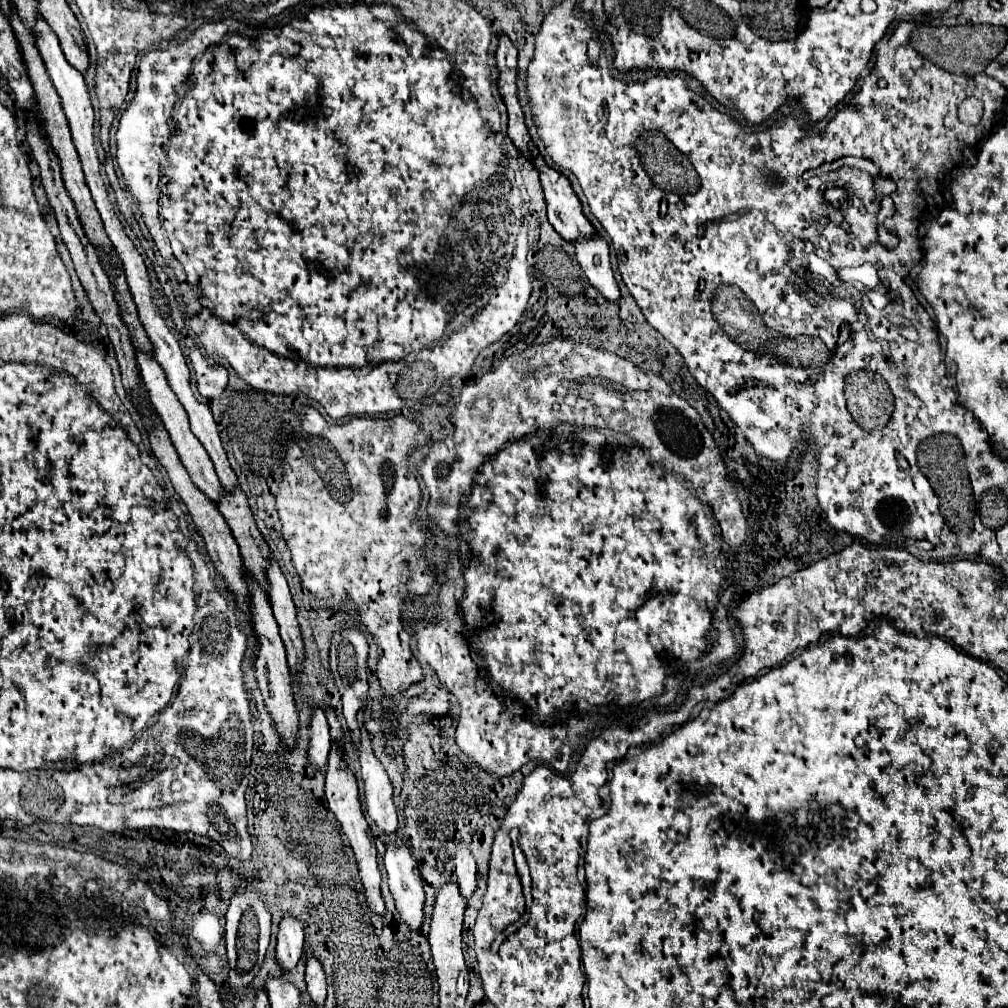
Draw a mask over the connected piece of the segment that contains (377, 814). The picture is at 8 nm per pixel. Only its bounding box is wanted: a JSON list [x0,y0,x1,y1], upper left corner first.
[359,732,397,834]

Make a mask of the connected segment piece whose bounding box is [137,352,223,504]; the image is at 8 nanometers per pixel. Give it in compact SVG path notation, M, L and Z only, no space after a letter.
M137 352L137 362L139 362L139 370L141 370L141 376L143 376L143 382L145 382L147 390L149 390L149 396L151 396L149 400L151 400L155 412L159 414L159 418L163 420L163 426L167 428L169 438L171 438L171 442L173 442L173 446L175 446L175 450L177 450L177 454L179 454L179 460L181 460L181 464L185 466L185 470L189 472L189 476L191 476L191 482L193 482L213 504L219 504L221 494L223 494L223 486L221 486L221 482L219 482L219 478L217 478L217 474L215 474L215 470L213 470L213 462L207 458L207 452L203 450L201 442L195 438L195 434L191 434L187 412L183 410L183 406L179 406L179 400L175 398L175 392L171 390L167 378L165 378L165 374L163 374L163 368L161 368L155 360L147 358L143 352Z

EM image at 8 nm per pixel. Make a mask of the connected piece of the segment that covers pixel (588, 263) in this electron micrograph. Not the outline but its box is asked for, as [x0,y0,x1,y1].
[575,236,619,298]

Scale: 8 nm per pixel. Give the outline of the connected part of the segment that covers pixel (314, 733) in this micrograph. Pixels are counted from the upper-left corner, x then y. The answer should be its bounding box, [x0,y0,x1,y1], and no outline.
[309,706,331,768]

